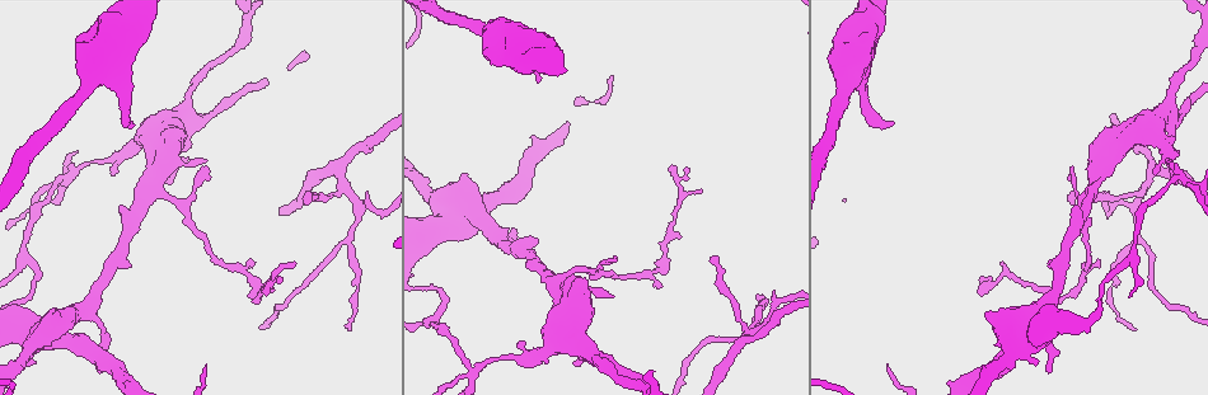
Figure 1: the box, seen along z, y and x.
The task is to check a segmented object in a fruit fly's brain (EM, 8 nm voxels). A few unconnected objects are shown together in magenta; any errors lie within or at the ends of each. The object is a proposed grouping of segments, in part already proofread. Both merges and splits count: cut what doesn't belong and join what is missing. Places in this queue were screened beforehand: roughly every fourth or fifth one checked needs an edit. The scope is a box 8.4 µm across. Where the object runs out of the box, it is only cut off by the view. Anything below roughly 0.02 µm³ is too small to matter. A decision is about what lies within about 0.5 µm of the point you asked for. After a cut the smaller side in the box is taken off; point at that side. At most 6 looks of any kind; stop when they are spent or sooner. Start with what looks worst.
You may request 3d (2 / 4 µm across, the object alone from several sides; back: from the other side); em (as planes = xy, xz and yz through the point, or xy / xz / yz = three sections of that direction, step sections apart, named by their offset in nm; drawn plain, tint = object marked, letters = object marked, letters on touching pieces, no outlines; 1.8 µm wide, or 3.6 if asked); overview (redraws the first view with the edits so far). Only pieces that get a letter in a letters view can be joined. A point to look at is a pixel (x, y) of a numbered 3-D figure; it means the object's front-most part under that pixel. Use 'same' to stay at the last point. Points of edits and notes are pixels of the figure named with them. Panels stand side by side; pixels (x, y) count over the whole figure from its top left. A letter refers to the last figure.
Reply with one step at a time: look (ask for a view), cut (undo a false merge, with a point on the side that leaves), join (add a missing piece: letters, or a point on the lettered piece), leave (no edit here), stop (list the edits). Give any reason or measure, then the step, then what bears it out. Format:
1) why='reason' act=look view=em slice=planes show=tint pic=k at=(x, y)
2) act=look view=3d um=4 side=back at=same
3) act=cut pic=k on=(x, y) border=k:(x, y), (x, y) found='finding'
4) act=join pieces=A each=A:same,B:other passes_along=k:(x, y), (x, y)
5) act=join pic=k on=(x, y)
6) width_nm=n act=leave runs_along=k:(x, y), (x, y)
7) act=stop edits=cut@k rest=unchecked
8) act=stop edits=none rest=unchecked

why='an open end' act=look view=3d um=2 pic=1 at=(539, 79)

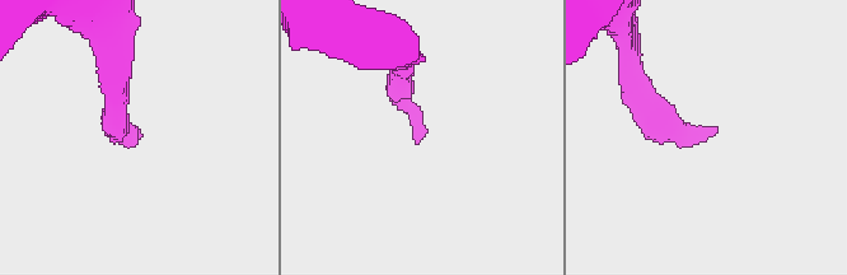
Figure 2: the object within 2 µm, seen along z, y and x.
why='now the EM' act=look view=em slice=planes show=letters pic=2 at=(419, 138)

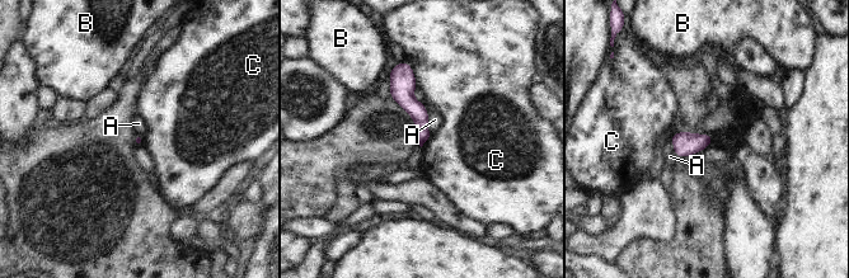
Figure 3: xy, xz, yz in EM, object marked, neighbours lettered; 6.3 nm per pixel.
act=leave each=A:other,B:other,C:other runs_along=3:(403, 66), (421, 141) found='none of them fits'

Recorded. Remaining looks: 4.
why='side arm on a straight run' act=look view=3d um=4 pic=1 at=(1186, 182)

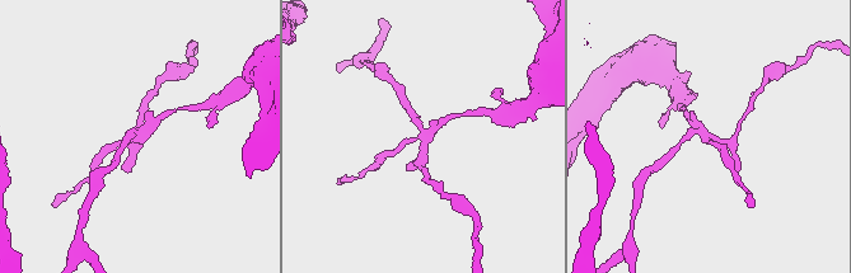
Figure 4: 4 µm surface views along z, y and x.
act=look view=em slice=planes show=letters pic=4 at=(704, 136)

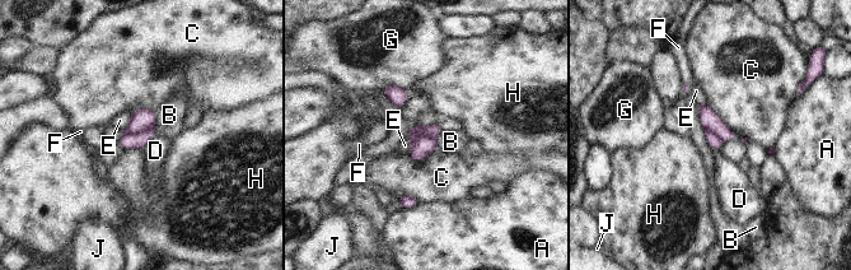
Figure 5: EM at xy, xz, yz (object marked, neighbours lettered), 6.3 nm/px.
act=cut pic=5 on=(141, 119) each=A:other,B:other,C:other,D:other,E:other,F:other,G:other,H:other,J:other found='two neurons meet here'

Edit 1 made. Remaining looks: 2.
why='free end' act=look view=em slice=planes show=letters pic=1 at=(1037, 360)

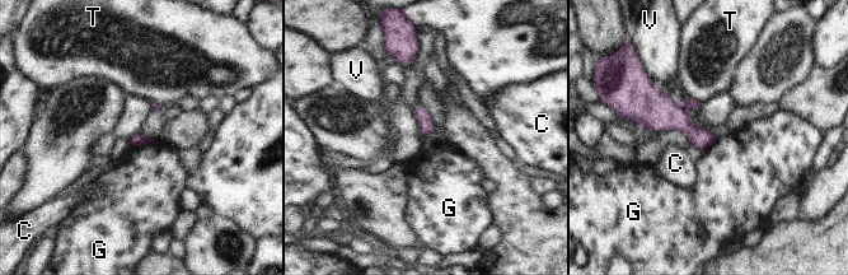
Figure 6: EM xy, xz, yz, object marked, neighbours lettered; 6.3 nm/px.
act=leave each=C:other,G:other,T:other,V:other border=6:(155, 140), (130, 149) found='no lettered piece goes on from it'

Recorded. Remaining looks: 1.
act=stop edits=cut@5 rest=unchecked

